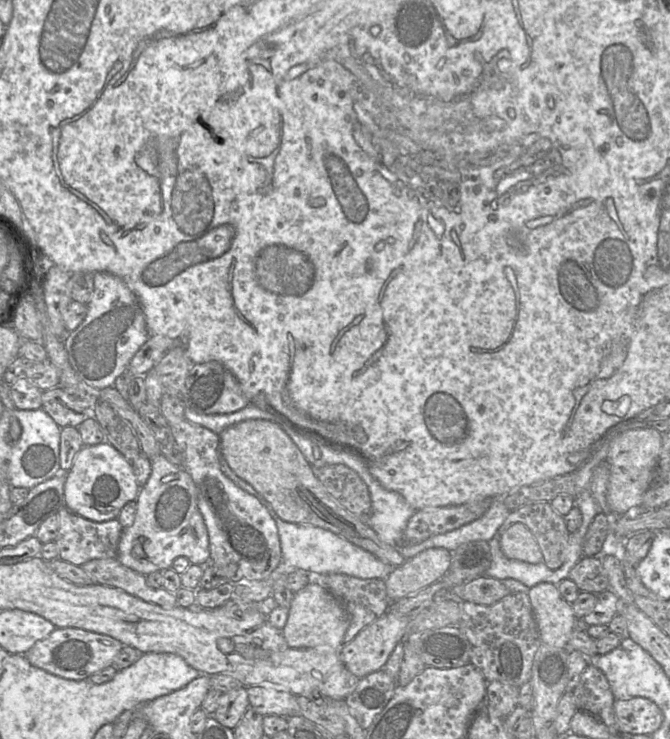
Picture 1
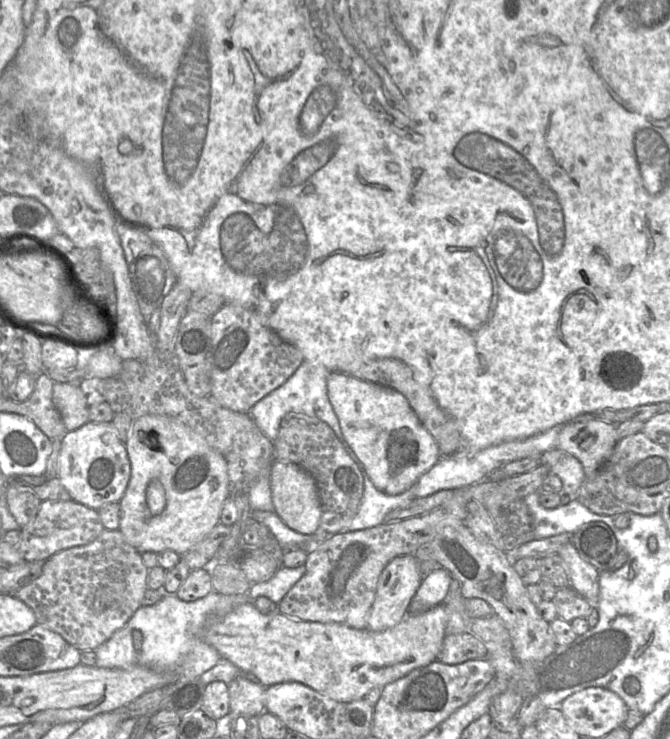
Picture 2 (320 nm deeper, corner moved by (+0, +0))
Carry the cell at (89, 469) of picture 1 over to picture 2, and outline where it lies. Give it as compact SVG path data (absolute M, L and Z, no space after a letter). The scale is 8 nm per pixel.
M89 421L76 430L67 431L61 439L58 460L58 478L69 492L72 500L96 510L99 510L107 503L120 501L130 480L131 464L127 449L125 443L120 440L112 422Z

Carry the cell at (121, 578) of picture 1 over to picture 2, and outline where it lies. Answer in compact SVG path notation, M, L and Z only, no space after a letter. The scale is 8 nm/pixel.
M103 529L103 531L101 532L101 534L91 543L88 543L86 545L79 545L79 546L73 546L64 550L61 550L53 555L51 555L48 559L46 559L44 561L44 565L43 565L43 569L42 572L40 574L39 577L37 577L35 580L31 581L30 583L20 587L18 590L14 591L14 592L1 592L1 593L9 593L9 594L13 594L15 597L17 597L18 599L20 599L21 601L23 601L25 604L27 604L34 612L35 616L36 616L36 621L37 623L39 623L40 625L54 631L57 632L58 634L60 634L68 643L70 643L71 645L73 645L74 647L76 647L77 649L79 649L80 651L83 650L94 650L96 647L98 647L99 645L101 645L102 643L104 643L106 640L108 640L117 630L121 629L126 622L130 619L130 617L134 614L134 612L141 607L142 604L142 600L145 594L146 589L148 588L147 585L147 575L148 575L148 568L144 565L142 558L141 558L141 553L139 553L139 551L137 551L133 546L131 546L130 544L128 544L126 542L126 540L124 539L123 534L120 532L119 529L116 530L110 530L110 529Z

